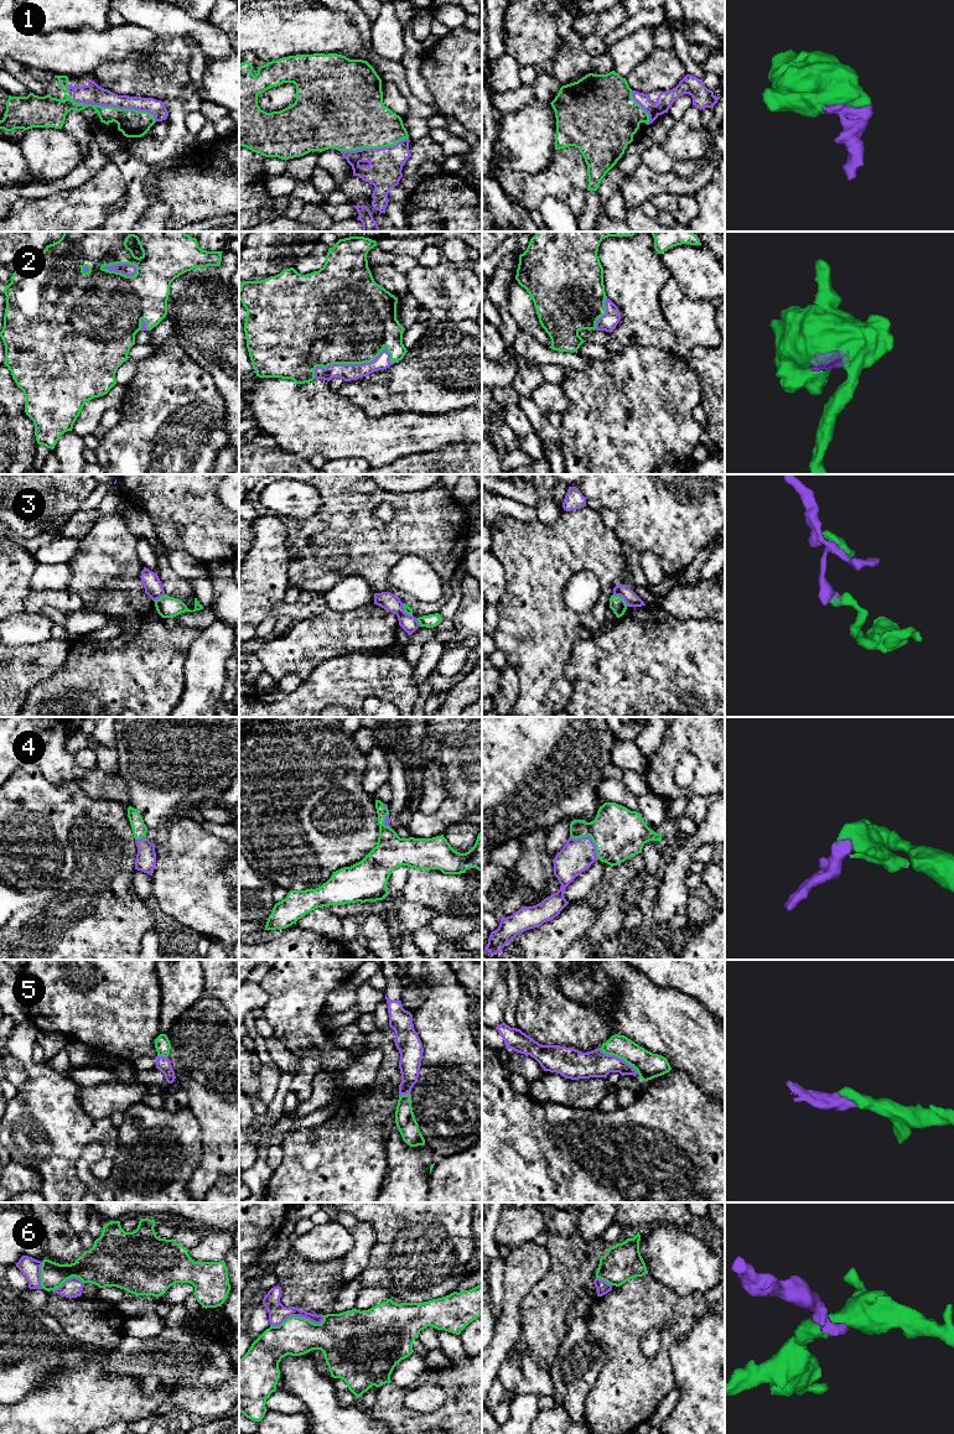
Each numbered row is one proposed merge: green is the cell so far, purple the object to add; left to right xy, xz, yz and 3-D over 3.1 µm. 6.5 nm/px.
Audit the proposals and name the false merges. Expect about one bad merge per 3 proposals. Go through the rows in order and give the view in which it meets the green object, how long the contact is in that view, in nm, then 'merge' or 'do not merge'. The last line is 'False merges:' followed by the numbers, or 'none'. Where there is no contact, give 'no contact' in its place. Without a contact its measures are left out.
1: xy | 550 nm | merge
2: xz | 550 nm | merge
3: yz | 130 nm | do not merge
4: yz | 240 nm | merge
5: yz | 300 nm | merge
6: xz | 360 nm | do not merge
False merges: 3, 6

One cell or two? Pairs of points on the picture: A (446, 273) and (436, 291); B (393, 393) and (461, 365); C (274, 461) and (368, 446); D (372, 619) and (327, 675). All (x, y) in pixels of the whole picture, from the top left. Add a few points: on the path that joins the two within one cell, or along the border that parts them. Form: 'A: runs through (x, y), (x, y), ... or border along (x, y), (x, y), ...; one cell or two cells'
A: runs through (446, 278), (441, 286); one cell
B: runs through (410, 385), (435, 378), (444, 372); one cell
C: border along (291, 452), (309, 460); two cells
D: border along (361, 651), (331, 656), (317, 665); two cells

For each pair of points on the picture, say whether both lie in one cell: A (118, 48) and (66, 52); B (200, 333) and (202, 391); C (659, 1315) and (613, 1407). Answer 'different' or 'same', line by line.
A: same
B: different
C: same

